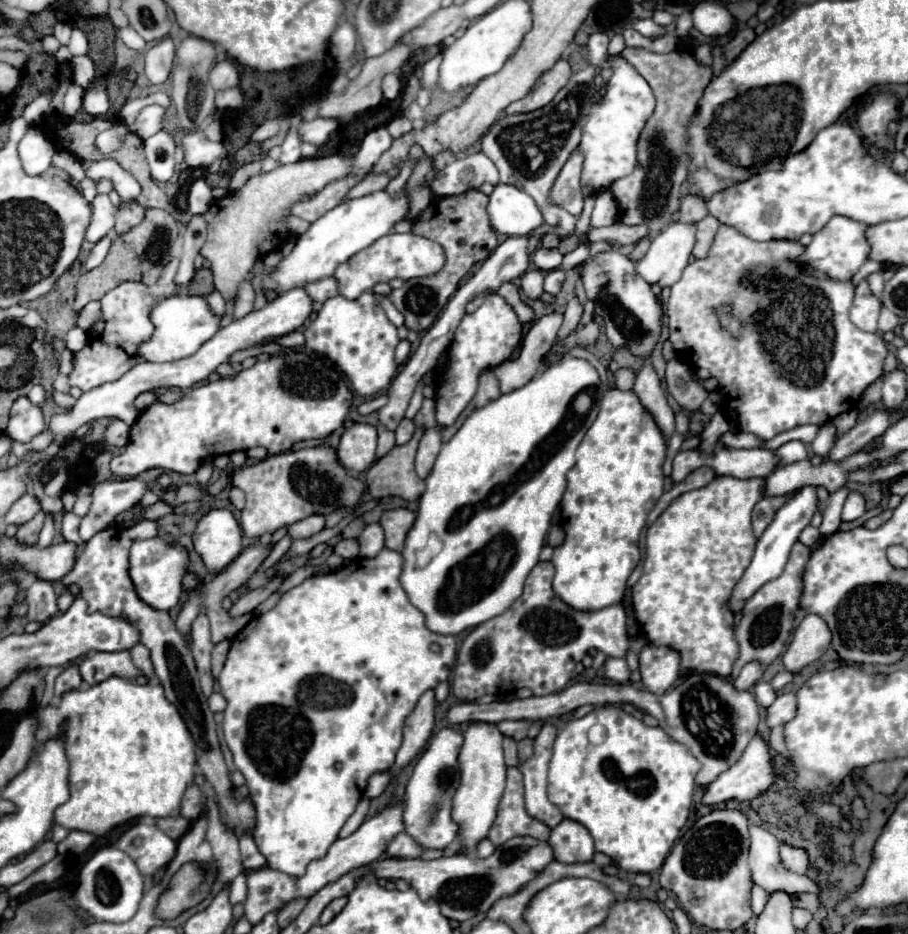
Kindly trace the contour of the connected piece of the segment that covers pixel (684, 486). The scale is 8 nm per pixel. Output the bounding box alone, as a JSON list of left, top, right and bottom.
[647,468,715,526]

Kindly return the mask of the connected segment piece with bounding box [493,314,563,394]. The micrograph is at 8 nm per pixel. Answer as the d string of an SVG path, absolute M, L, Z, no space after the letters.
M547 314L535 320L523 338L519 356L515 360L505 360L493 368L503 394L525 386L539 372L541 360L547 356L561 322L561 314Z

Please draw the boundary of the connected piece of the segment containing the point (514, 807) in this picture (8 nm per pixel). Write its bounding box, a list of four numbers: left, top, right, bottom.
[489,768,551,846]

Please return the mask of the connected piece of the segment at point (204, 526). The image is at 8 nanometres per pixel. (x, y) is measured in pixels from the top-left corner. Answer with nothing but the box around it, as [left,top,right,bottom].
[193,510,241,576]

